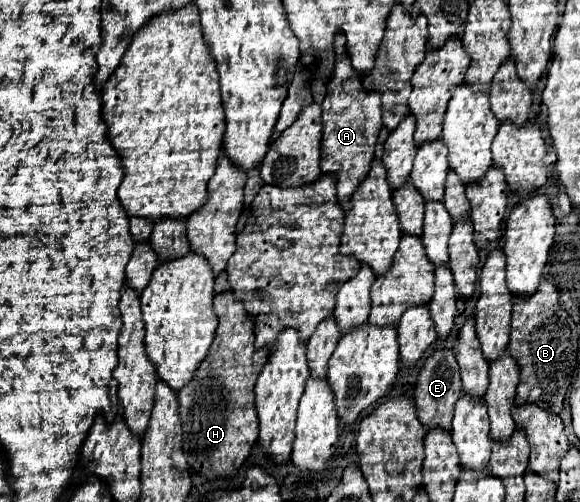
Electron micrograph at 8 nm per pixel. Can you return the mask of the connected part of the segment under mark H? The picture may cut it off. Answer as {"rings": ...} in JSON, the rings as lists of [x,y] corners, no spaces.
{"rings":[[[233,291],[215,297],[215,313],[219,327],[215,341],[209,347],[207,359],[195,371],[191,383],[179,391],[179,417],[183,425],[183,451],[189,467],[201,471],[209,479],[233,475],[247,459],[257,441],[257,411],[255,411],[255,379],[265,365],[269,351],[255,349],[253,319],[243,311],[243,303],[235,299]]]}

